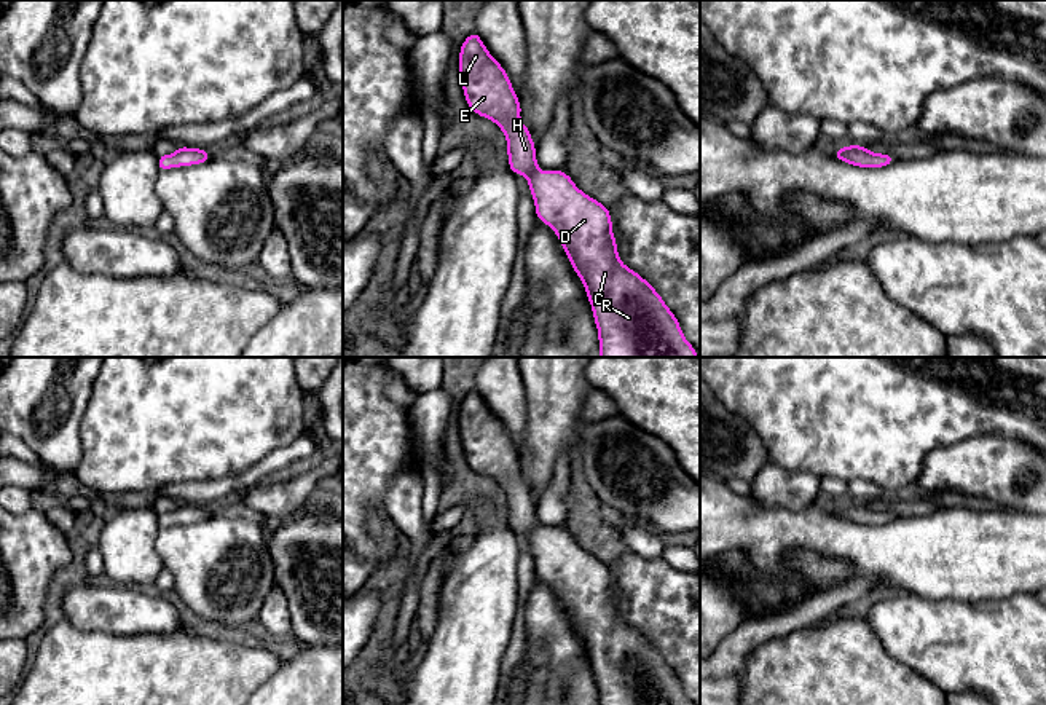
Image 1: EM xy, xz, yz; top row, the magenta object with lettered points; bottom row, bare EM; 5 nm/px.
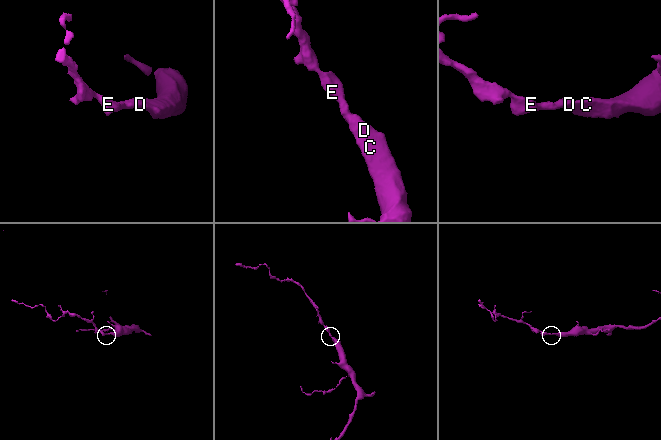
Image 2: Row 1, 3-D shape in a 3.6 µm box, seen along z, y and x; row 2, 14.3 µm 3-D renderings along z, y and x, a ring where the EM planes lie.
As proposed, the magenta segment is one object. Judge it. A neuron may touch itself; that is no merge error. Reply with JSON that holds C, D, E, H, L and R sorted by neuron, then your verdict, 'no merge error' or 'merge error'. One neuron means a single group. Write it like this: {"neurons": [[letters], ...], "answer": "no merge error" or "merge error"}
{"neurons": [["C", "D", "E", "H", "L", "R"]], "answer": "no merge error"}

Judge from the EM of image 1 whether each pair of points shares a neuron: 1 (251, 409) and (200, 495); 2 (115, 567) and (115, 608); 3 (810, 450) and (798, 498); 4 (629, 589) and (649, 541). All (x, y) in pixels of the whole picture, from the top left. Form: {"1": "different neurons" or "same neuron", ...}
{"1": "different neurons", "2": "different neurons", "3": "different neurons", "4": "different neurons"}

